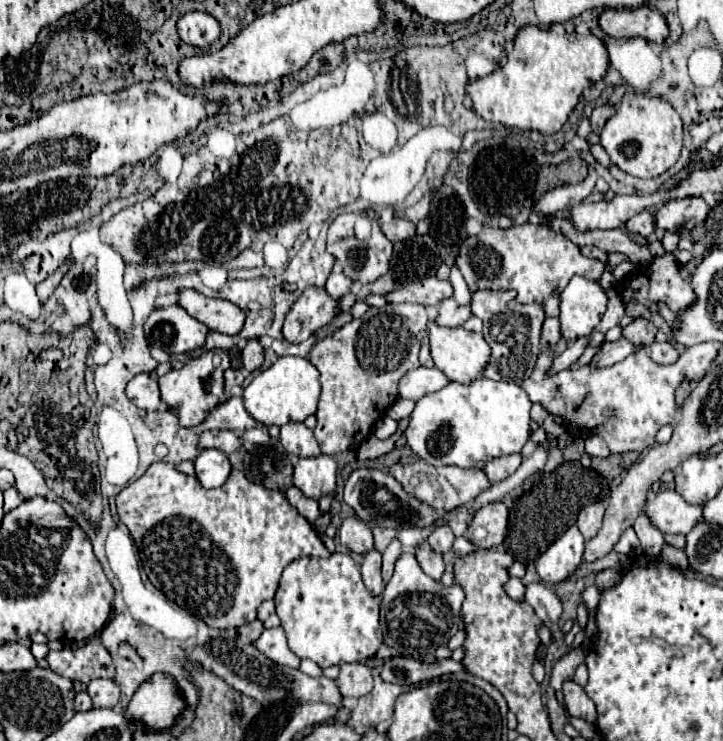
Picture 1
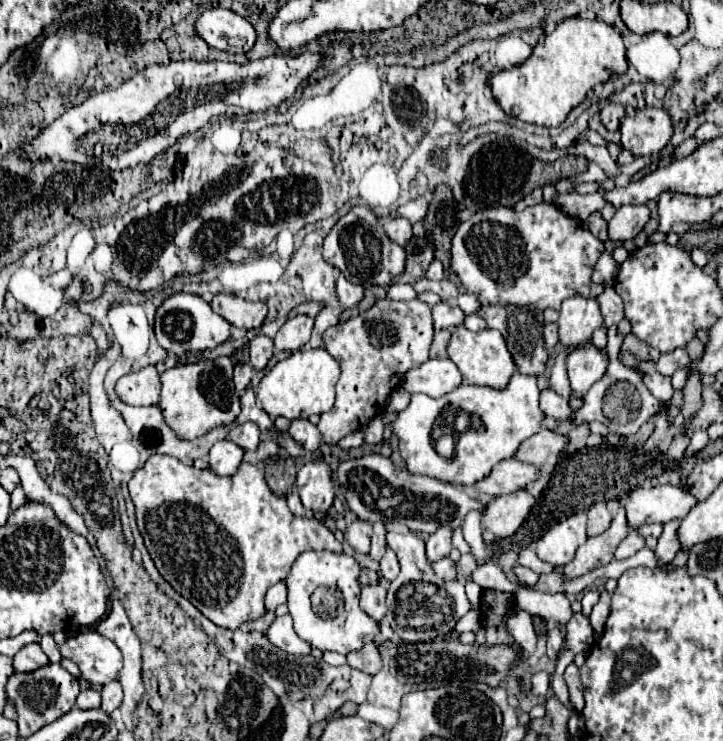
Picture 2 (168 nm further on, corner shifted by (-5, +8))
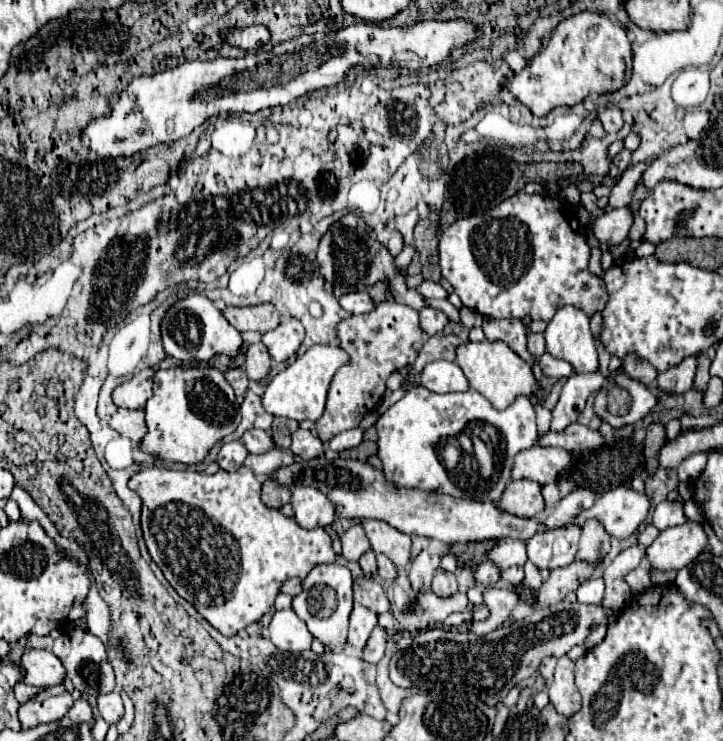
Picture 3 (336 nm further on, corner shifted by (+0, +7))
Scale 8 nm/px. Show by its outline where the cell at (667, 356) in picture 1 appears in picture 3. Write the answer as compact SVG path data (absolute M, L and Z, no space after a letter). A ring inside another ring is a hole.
M687 357L677 367L659 373L657 385L665 393L687 393L693 389L695 371L697 371L697 357Z

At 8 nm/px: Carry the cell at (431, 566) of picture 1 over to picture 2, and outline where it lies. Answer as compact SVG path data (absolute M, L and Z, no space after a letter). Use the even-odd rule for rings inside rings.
M452 558L436 560L436 562L432 562L432 568L434 568L436 576L440 576L442 580L456 580L456 568L454 568Z

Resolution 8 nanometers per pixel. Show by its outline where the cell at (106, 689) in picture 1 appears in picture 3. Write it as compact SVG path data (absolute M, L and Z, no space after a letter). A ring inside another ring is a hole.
M119 693L99 695L99 697L97 697L97 707L99 707L101 717L103 717L109 725L119 723L119 719L123 717L123 701L121 701Z

